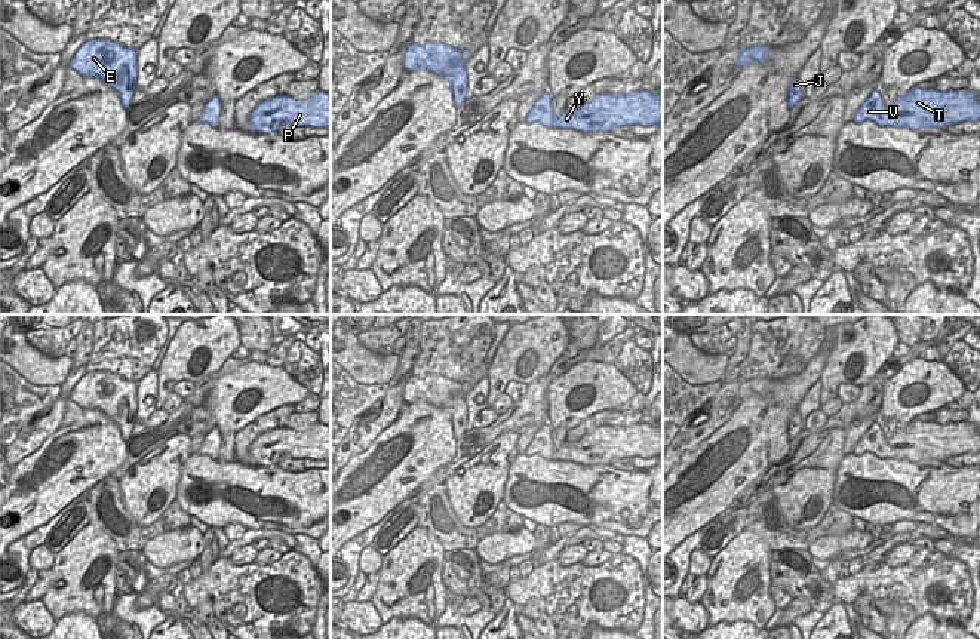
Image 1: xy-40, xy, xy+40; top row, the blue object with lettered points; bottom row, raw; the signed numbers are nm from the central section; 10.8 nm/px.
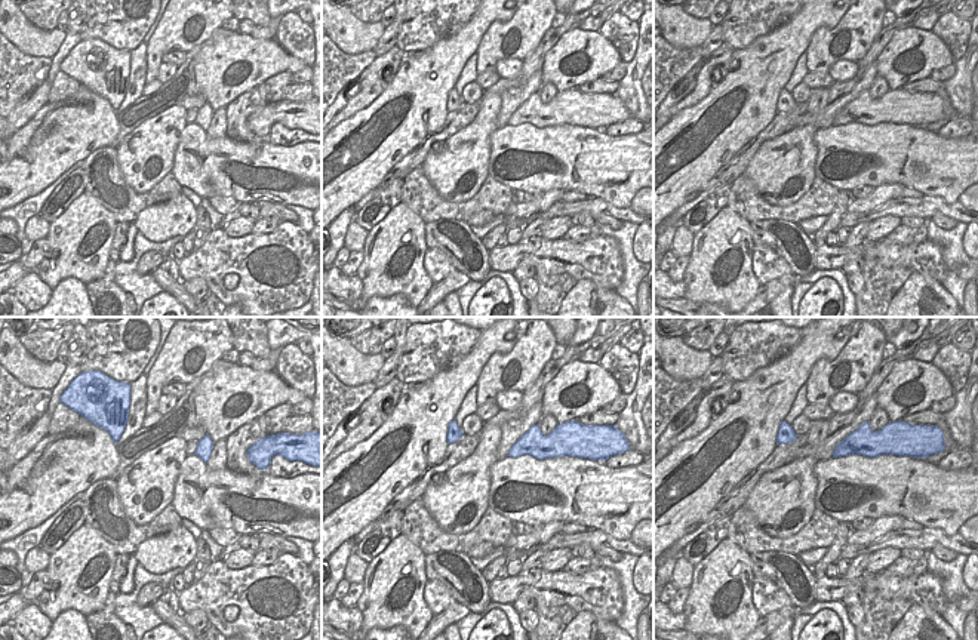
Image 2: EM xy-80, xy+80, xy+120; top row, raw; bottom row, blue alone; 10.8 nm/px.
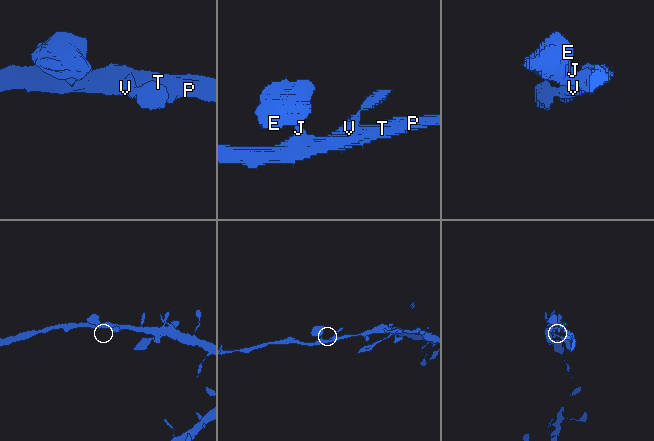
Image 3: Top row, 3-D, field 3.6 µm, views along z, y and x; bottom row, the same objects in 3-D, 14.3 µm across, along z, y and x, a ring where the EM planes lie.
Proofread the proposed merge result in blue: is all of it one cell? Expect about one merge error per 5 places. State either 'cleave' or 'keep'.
keep

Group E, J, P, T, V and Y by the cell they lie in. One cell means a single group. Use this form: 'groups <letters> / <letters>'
groups E J P T V Y

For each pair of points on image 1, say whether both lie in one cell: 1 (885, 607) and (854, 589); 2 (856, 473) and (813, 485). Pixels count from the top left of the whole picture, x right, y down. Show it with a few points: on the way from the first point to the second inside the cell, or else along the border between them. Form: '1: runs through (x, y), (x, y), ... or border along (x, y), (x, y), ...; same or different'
1: runs through (881, 598), (871, 587), (863, 587); same
2: border along (844, 457), (836, 469), (830, 501); different

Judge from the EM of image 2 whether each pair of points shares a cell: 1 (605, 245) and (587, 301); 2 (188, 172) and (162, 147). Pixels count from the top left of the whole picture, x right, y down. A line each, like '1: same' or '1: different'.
1: different
2: different

